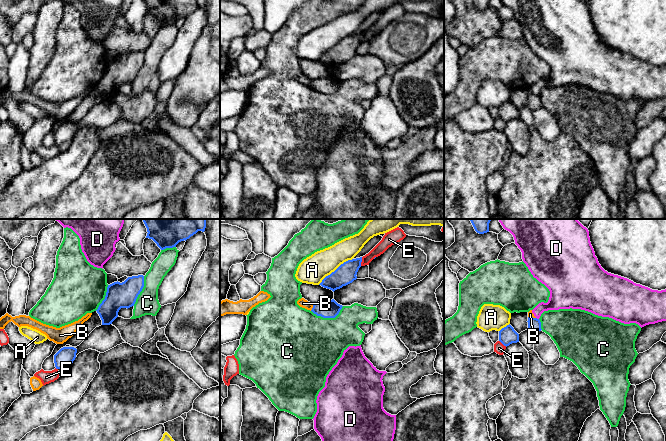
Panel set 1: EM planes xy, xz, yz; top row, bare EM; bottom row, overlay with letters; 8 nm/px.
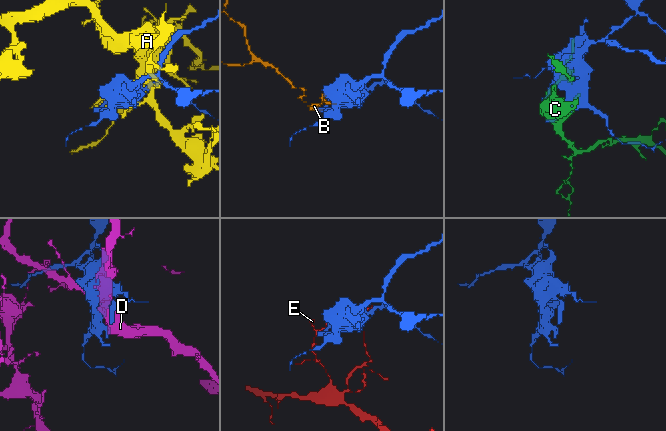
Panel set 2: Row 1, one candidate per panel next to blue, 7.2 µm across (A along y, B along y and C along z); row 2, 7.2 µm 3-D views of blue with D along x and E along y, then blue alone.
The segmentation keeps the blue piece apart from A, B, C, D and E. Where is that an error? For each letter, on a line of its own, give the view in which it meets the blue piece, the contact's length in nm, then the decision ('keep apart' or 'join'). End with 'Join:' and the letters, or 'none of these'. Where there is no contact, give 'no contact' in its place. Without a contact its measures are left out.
A: contact in xz; length 360 nm; keep apart
B: contact in xz; length 60 nm; keep apart
C: contact in xz; length 260 nm; keep apart
D: contact in yz; length 30 nm; keep apart
E: contact in xz; length 70 nm; keep apart
Join: none of these

